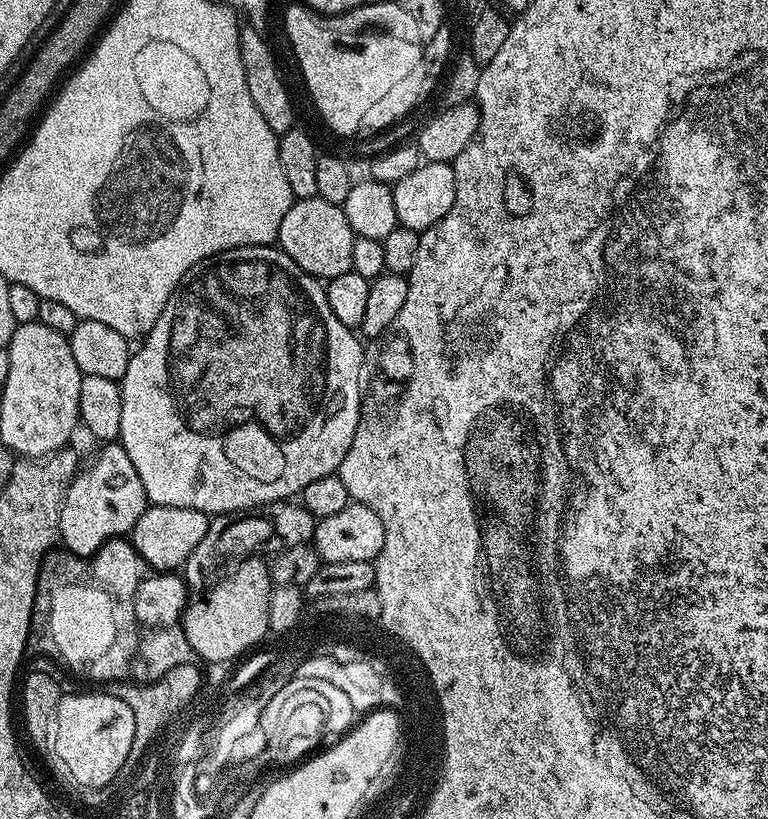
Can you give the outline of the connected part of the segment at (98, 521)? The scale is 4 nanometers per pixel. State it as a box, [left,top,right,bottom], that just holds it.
[60,442,149,557]

